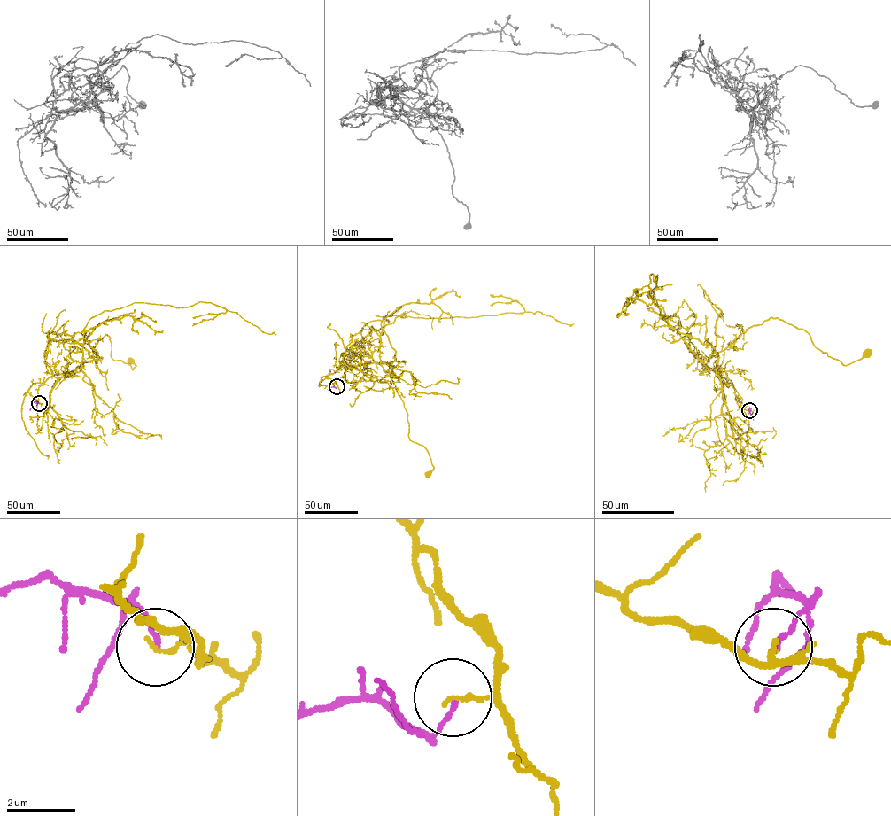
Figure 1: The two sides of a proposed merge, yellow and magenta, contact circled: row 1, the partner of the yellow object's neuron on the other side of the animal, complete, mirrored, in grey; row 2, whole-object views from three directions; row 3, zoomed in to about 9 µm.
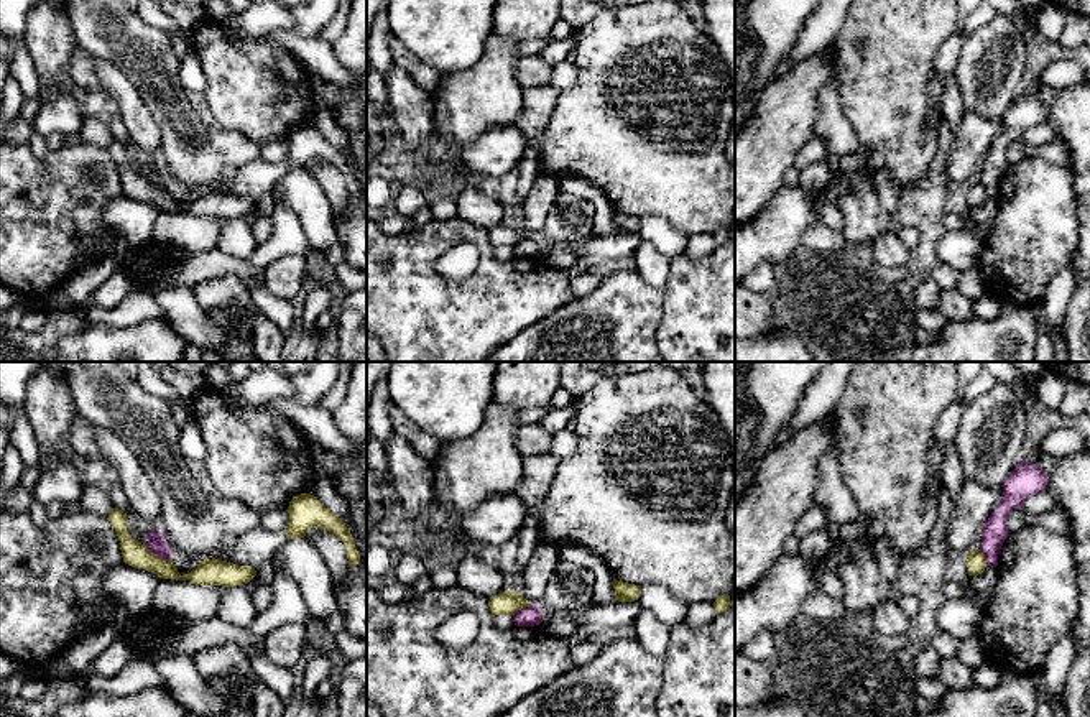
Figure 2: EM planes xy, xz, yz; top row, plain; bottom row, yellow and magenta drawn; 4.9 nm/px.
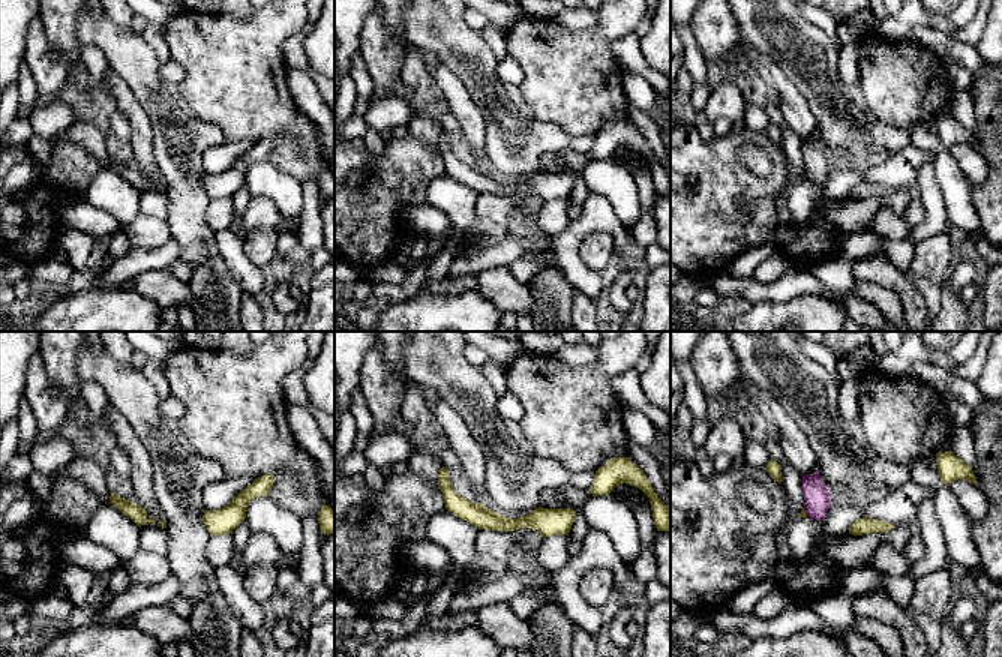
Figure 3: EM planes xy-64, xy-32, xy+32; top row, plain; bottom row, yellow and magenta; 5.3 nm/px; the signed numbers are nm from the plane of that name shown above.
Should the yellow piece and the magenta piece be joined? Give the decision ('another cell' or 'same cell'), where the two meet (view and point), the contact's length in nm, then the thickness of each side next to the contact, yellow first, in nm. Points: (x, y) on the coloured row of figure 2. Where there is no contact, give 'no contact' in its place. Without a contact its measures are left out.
another cell; meets yellow in xy at (158, 556); contact 150 nm long; 120 nm thick on the yellow side, 100 nm on the other

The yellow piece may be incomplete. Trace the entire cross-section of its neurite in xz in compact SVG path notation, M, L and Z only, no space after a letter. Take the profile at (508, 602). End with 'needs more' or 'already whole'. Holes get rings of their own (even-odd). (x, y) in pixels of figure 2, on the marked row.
M505 590L488 600L492 615L515 615L518 610L533 605L524 600L521 594L513 590Z; already whole

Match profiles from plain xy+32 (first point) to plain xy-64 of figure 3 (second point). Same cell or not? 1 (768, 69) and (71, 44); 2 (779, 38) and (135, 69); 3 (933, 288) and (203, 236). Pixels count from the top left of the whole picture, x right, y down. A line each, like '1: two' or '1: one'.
1: two
2: one
3: two

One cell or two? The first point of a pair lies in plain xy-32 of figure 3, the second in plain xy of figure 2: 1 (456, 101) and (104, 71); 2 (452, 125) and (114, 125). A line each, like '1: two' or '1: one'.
1: one
2: one

